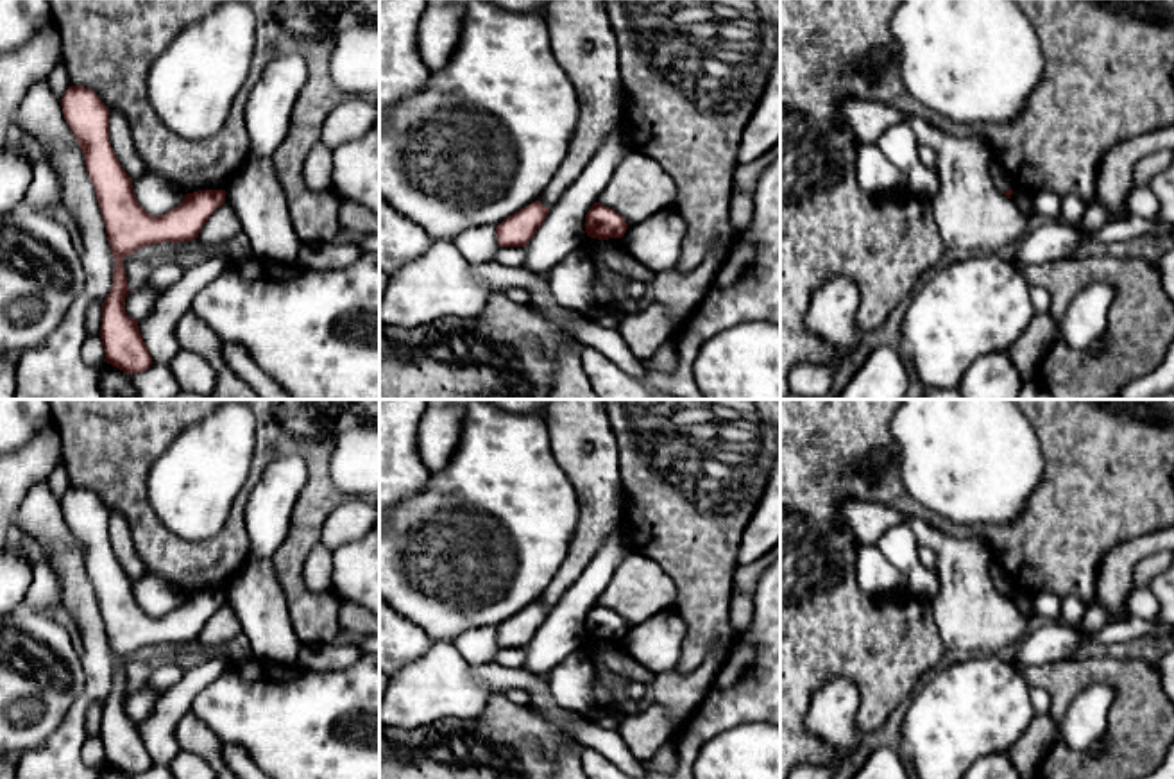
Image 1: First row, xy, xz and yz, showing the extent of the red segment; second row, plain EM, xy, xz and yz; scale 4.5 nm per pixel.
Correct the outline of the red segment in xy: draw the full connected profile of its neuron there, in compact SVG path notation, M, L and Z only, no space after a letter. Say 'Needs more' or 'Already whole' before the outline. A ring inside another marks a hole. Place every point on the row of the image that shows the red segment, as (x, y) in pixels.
Needs more. M68 86L61 98L61 106L64 120L84 154L84 165L95 188L95 197L106 222L106 235L115 258L113 287L102 303L100 338L106 351L104 362L127 374L143 372L154 364L140 333L138 321L131 319L125 312L129 287L123 270L123 258L150 244L179 244L199 238L206 220L224 202L234 210L242 231L251 240L252 256L283 265L297 265L302 242L288 220L288 202L276 175L272 159L247 159L242 170L233 175L225 190L199 190L186 193L177 208L165 215L150 215L136 201L132 179L115 156L109 141L109 109L102 98L89 88Z

